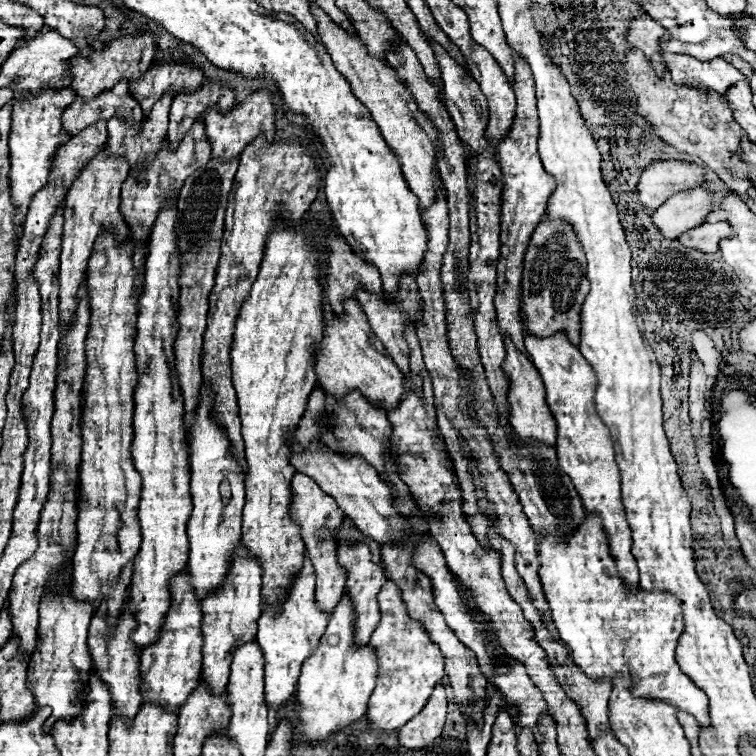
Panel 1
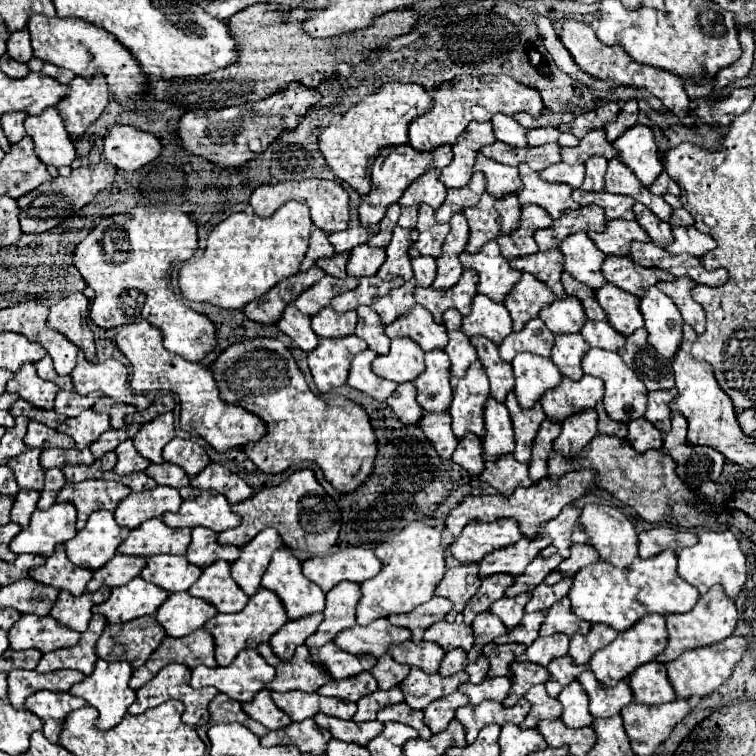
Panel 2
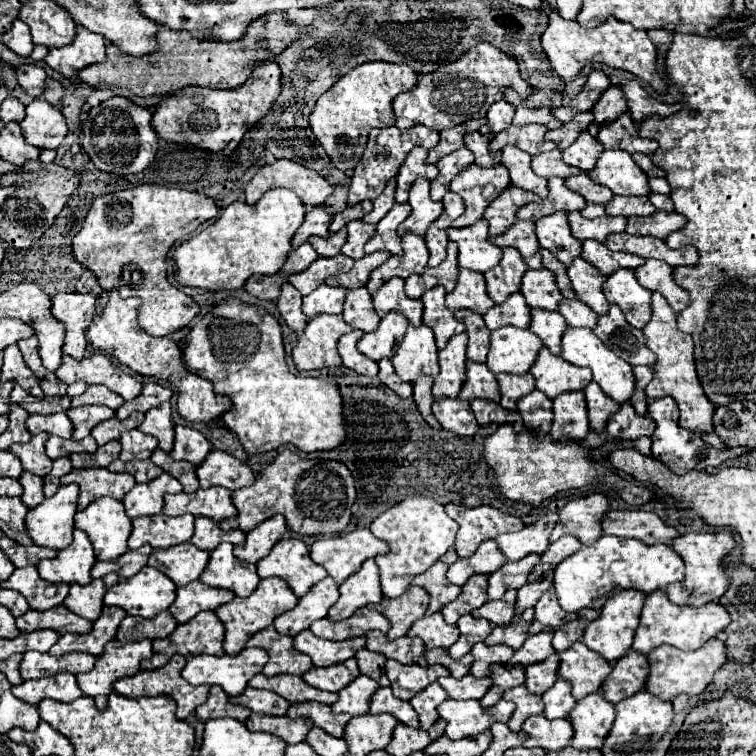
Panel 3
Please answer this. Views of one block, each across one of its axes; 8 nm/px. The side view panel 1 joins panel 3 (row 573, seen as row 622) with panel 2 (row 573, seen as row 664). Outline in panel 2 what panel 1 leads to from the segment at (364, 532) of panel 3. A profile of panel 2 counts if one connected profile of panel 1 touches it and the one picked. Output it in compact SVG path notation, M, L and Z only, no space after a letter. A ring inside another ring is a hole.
M348 546L338 550L336 554L312 558L302 564L304 576L316 586L320 586L324 592L332 590L338 582L344 580L362 584L364 580L374 578L380 568L382 564L374 556L374 552L362 546Z

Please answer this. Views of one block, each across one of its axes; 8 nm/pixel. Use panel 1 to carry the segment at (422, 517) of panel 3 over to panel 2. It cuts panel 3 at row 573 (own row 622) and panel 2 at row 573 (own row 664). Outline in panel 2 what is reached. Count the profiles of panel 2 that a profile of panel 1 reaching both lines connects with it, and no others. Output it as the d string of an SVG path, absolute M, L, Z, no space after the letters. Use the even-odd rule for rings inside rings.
M412 522L404 530L384 544L380 544L374 554L382 562L382 570L360 584L362 598L356 606L356 622L368 626L378 618L388 618L390 614L412 612L416 606L428 602L434 596L436 584L440 584L444 568L444 548L440 544L440 530L426 526L424 522Z

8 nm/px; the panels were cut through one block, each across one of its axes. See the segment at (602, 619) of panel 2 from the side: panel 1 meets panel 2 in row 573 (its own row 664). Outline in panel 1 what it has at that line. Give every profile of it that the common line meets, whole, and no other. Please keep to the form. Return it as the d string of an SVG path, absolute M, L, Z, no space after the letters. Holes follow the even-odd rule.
M586 514L584 522L576 528L574 536L556 538L542 534L538 542L538 558L540 558L540 582L544 586L546 600L550 604L552 620L558 628L560 638L568 644L574 662L594 680L612 678L618 672L624 676L626 687L638 697L660 698L676 708L682 708L696 716L700 726L708 726L708 696L680 670L674 658L674 650L678 638L684 630L684 618L680 604L668 592L652 590L646 592L642 588L630 590L626 582L618 574L618 566L614 556L610 554L608 540L598 514Z

